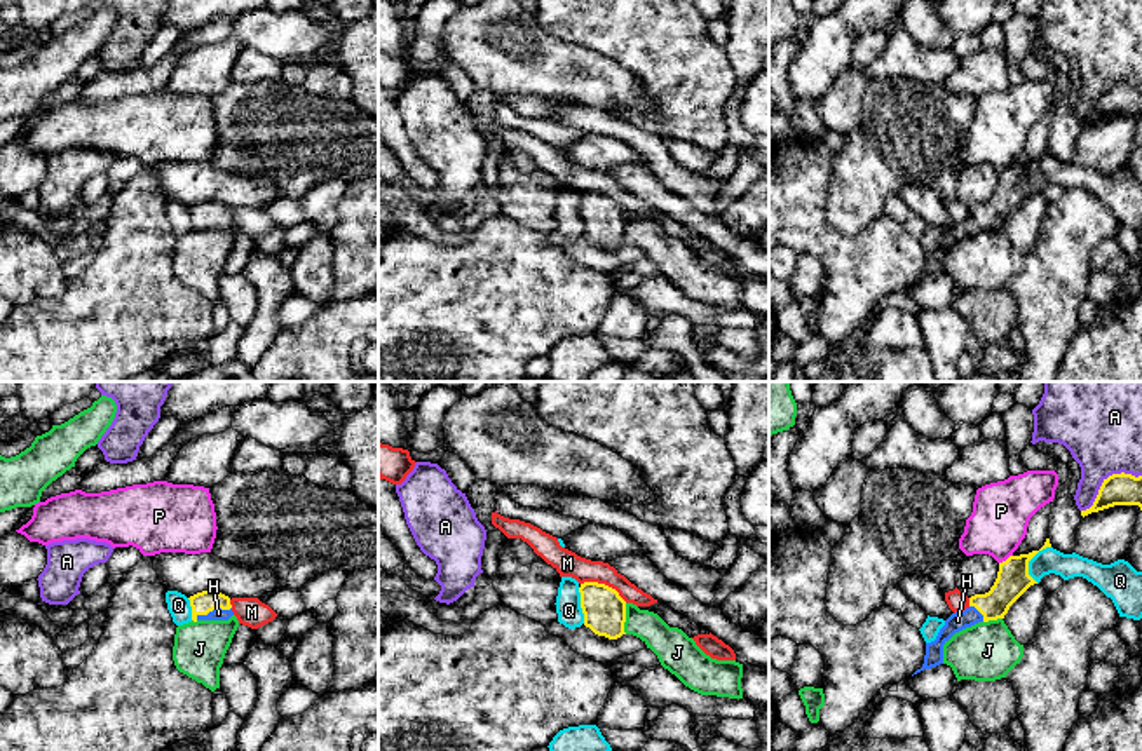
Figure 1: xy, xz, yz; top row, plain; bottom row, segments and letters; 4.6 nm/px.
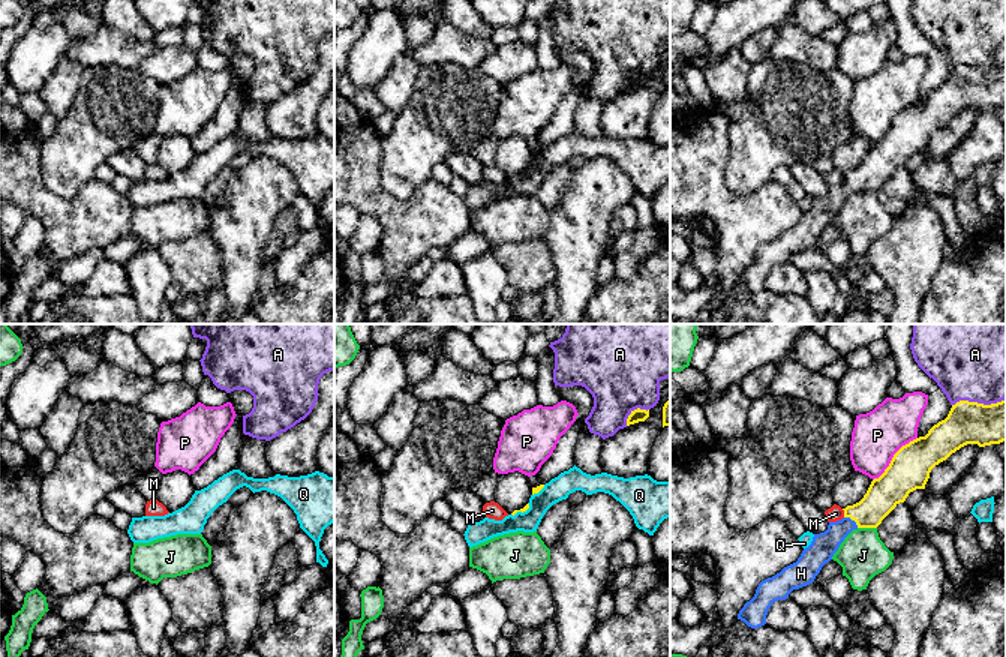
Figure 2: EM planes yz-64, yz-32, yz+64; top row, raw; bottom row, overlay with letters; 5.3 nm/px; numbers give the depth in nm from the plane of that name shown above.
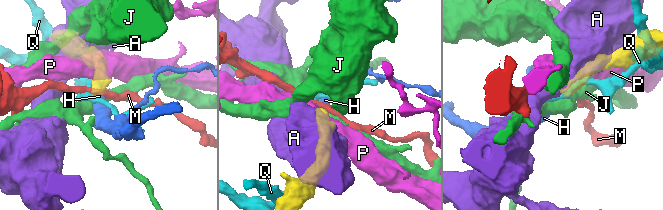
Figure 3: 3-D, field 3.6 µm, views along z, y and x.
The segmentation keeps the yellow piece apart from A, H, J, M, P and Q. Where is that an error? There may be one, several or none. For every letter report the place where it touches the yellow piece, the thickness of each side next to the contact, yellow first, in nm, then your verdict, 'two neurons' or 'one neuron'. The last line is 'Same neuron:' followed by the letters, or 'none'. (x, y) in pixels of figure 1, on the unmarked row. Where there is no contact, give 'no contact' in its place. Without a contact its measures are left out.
A: meets yellow in yz at (1106, 89); 140 nm thick on the yellow side, 360 nm on the other; two neurons
H: meets yellow in xy at (213, 218); 100 nm thick on the yellow side, 60 nm on the other; one neuron
J: meets yellow in xz at (625, 229); 190 nm thick on the yellow side, 170 nm on the other; two neurons
M: meets yellow in xz at (604, 194); 190 nm thick on the yellow side, 120 nm on the other; two neurons
P: meets yellow in yz at (1006, 169); 150 nm thick on the yellow side, 280 nm on the other; two neurons
Q: meets yellow in yz at (1029, 169); 150 nm thick on the yellow side, 120 nm on the other; two neurons
Same neuron: H

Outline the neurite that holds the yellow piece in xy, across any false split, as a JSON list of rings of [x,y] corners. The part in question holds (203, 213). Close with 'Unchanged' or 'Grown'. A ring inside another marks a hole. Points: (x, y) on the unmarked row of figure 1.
[[[202,200],[188,207],[192,230],[228,230],[234,221],[230,207],[216,200]]]. Grown

